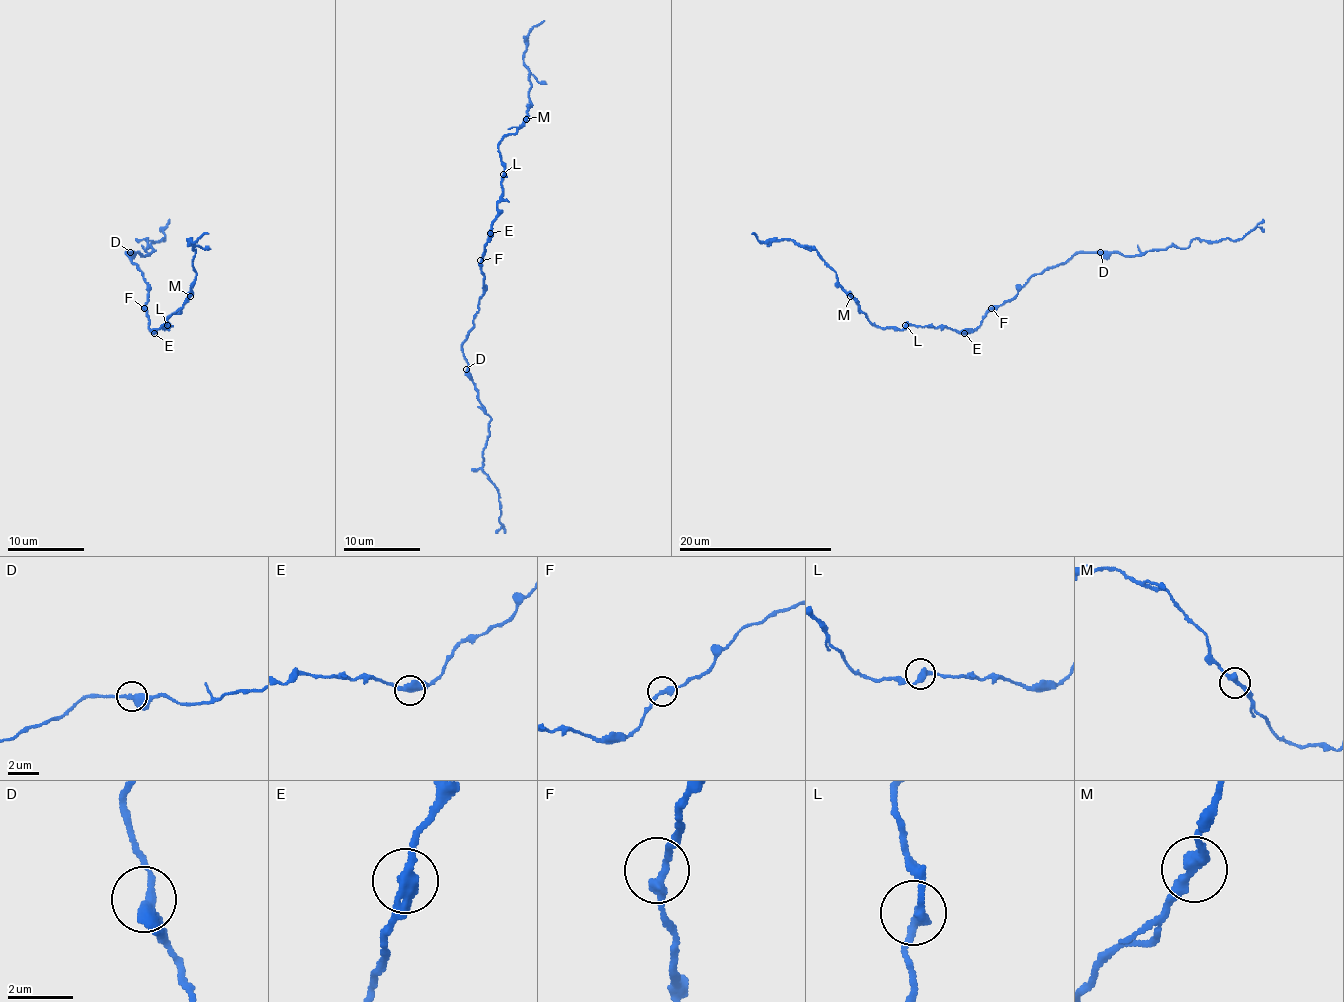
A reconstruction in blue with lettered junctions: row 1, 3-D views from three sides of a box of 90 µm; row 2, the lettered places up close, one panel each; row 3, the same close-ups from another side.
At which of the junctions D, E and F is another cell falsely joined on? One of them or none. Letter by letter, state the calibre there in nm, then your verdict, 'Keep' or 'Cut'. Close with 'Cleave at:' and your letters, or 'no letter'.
D: Thickness 400 nm. Keep
E: Thickness 400 nm. Keep
F: Thickness 280 nm. Keep
Cleave at: no letter

